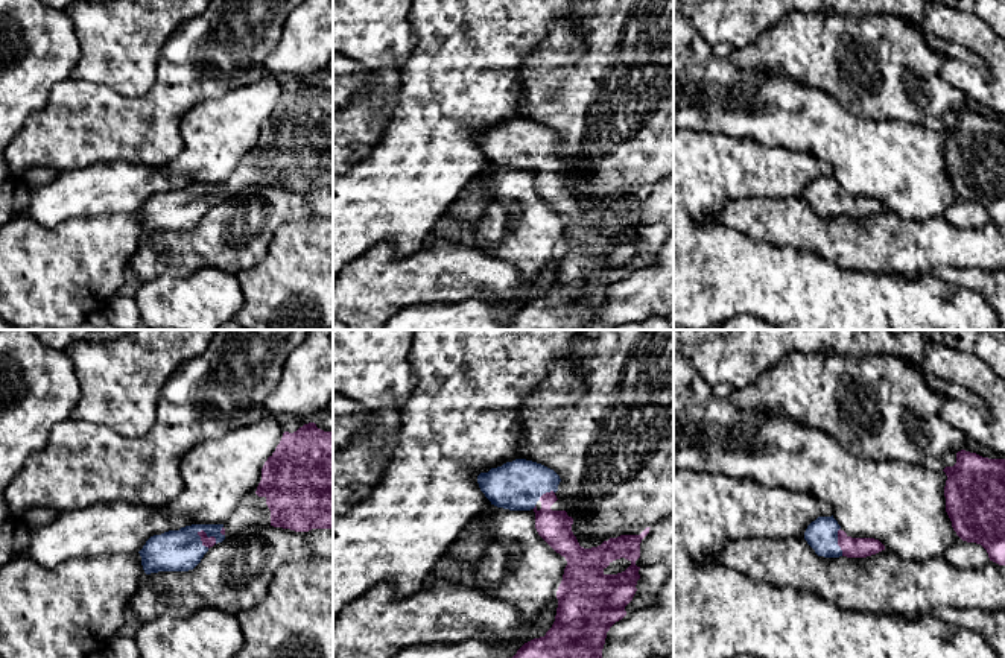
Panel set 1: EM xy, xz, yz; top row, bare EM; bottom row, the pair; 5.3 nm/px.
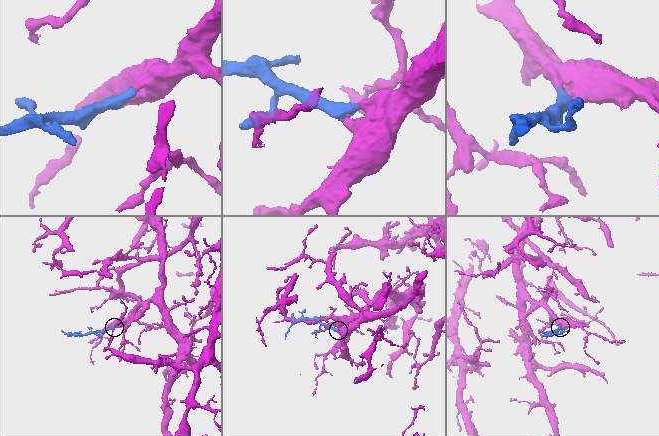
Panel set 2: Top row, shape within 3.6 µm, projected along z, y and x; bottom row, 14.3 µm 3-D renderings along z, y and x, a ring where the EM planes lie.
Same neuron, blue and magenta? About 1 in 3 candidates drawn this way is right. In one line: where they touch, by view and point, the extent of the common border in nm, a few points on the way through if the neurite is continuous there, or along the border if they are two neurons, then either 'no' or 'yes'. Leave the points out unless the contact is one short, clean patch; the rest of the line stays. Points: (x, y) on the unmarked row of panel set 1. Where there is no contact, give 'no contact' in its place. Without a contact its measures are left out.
xy (209, 196) | 130 nm | yes

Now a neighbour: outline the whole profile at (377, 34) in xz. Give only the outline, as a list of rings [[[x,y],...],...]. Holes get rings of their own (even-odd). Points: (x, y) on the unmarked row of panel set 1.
[[[333,0],[333,53],[368,70],[401,68],[417,46],[409,12],[414,0]]]

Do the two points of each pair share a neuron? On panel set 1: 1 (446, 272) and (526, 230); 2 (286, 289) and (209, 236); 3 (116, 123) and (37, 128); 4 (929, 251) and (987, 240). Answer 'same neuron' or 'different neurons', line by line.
1: different neurons
2: different neurons
3: same neuron
4: same neuron

